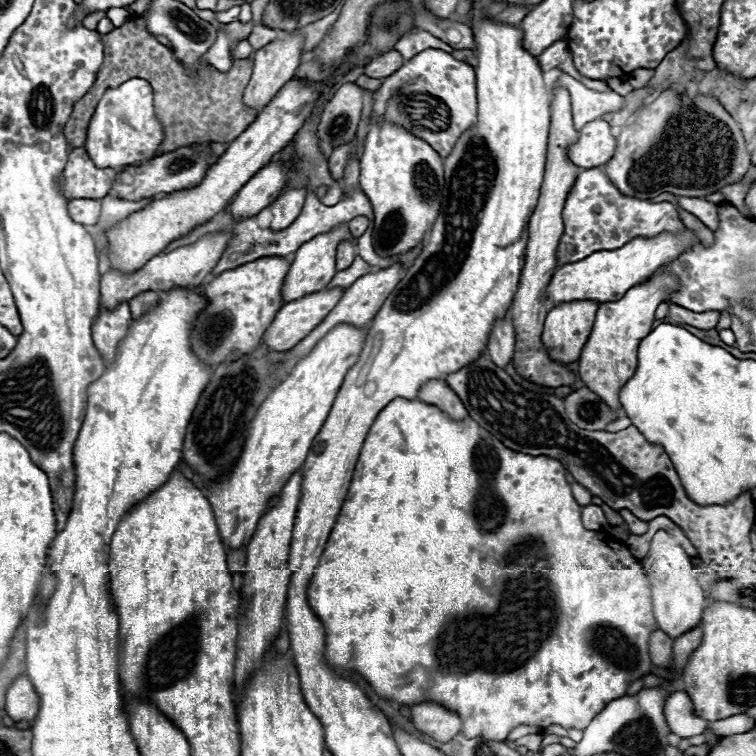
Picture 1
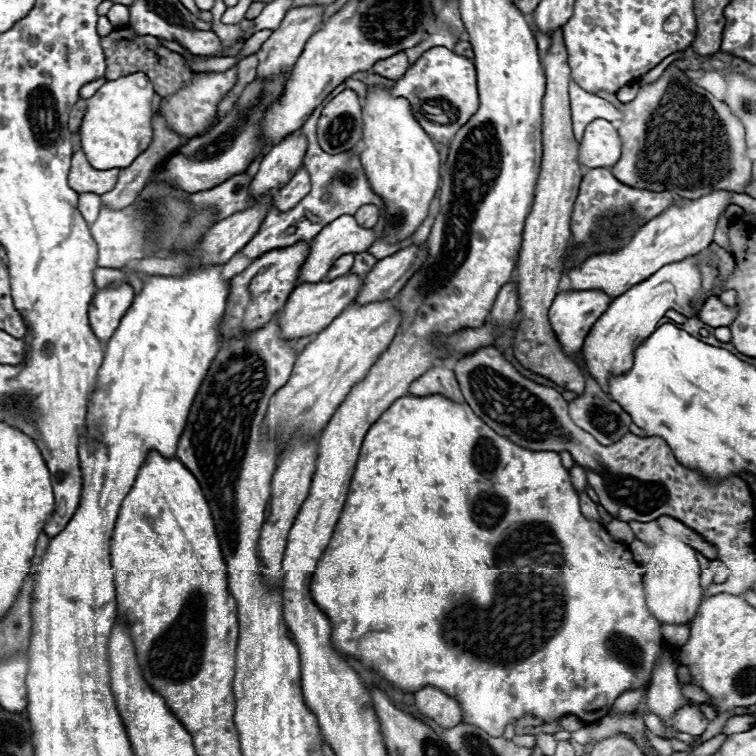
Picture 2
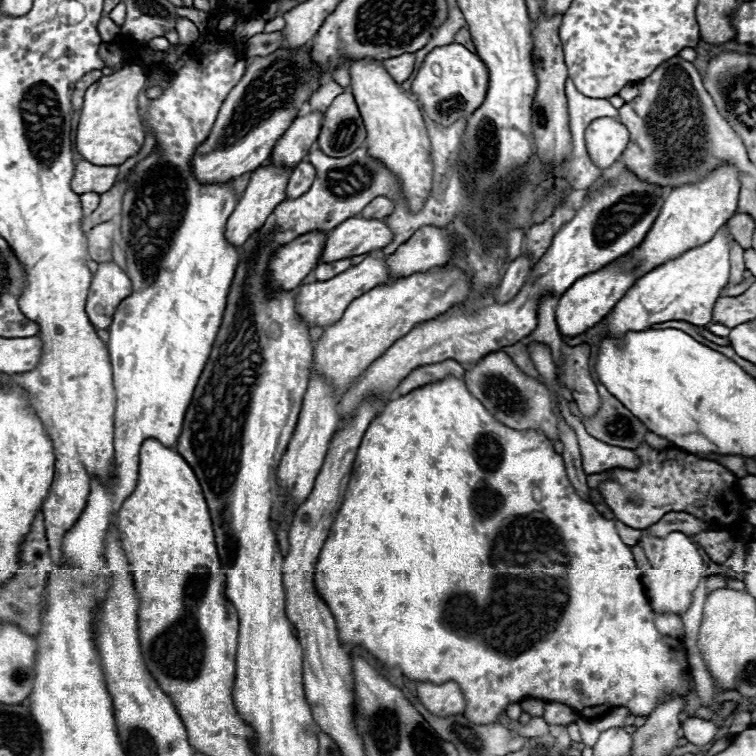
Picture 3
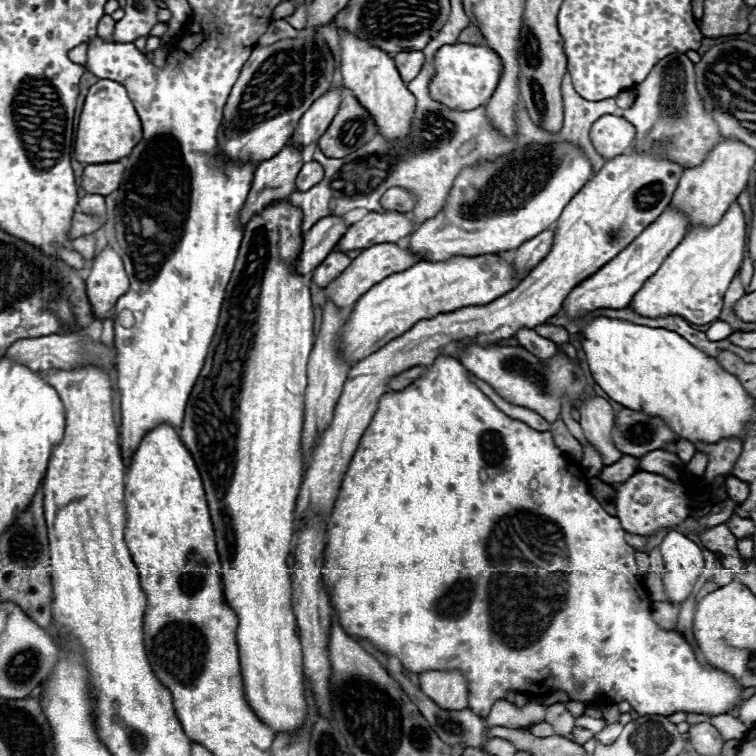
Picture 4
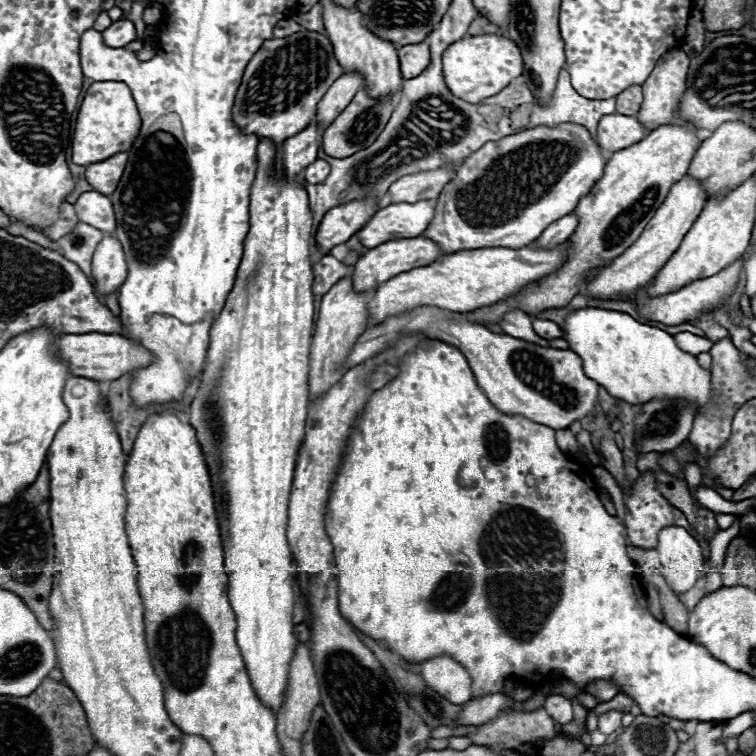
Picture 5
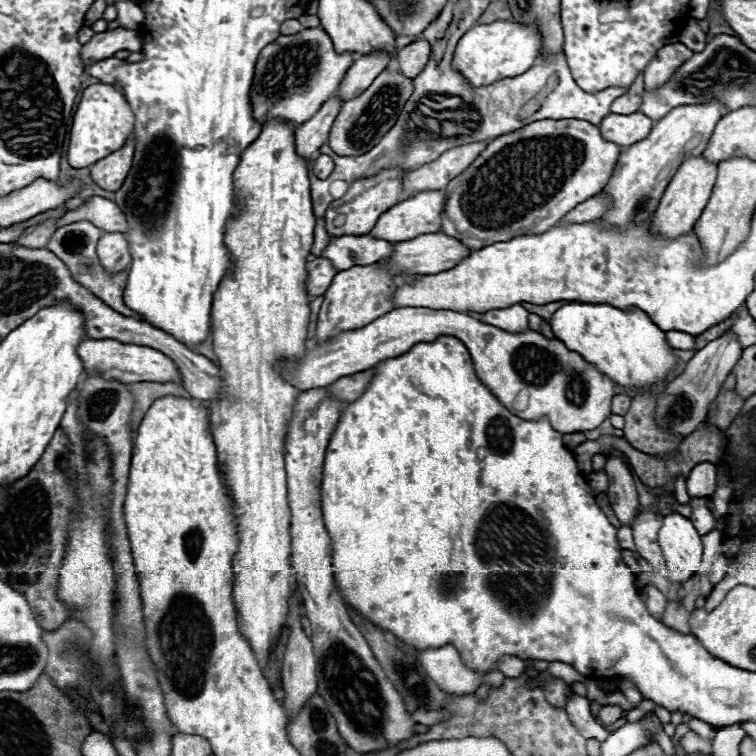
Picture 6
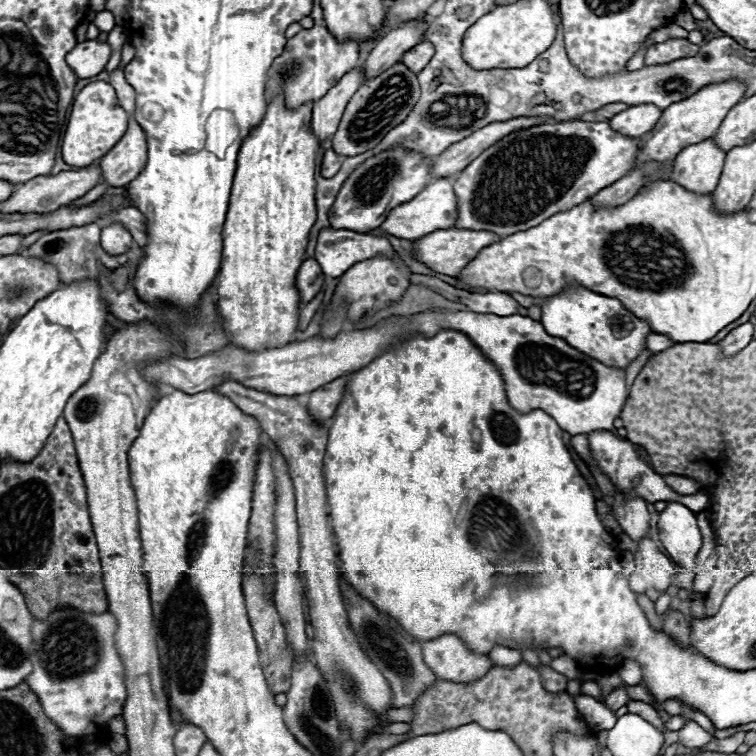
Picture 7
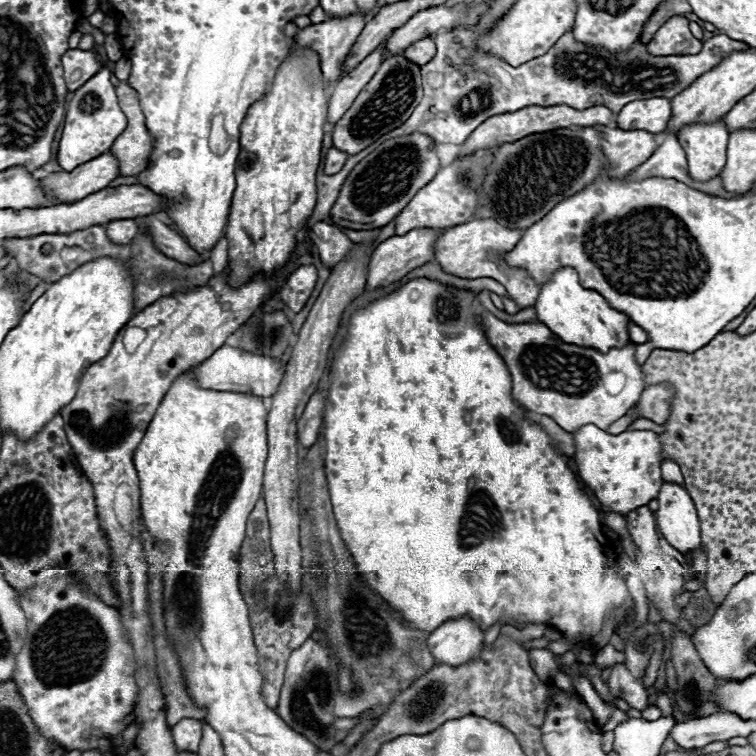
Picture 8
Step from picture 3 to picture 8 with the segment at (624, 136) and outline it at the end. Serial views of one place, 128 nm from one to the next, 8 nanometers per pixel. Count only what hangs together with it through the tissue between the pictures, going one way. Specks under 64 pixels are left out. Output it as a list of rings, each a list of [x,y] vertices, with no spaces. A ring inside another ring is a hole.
[[[648,98],[628,102],[618,112],[618,126],[622,130],[652,130],[658,134],[664,130],[664,122],[670,118],[670,100],[666,98]]]

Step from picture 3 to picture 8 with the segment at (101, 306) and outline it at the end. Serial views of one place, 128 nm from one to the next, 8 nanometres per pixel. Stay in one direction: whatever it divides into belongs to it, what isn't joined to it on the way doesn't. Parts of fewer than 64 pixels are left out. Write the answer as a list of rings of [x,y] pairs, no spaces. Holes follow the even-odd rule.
[[[112,220],[106,224],[106,234],[116,244],[128,244],[136,236],[138,226],[134,220]]]

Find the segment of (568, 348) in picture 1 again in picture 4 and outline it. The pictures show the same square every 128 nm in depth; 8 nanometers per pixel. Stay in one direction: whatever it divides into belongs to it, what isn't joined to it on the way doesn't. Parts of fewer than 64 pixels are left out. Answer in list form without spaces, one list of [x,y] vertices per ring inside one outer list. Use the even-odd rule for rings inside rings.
[[[668,206],[664,210],[664,214],[660,214],[660,218],[656,222],[652,222],[652,226],[648,226],[648,230],[644,230],[616,258],[612,258],[598,272],[594,272],[584,282],[580,282],[566,296],[566,300],[562,304],[562,310],[566,312],[566,316],[570,320],[582,320],[586,314],[590,314],[596,308],[614,308],[614,310],[626,308],[628,302],[632,300],[632,296],[636,294],[636,290],[640,290],[640,286],[660,268],[662,260],[682,242],[682,238],[686,234],[686,226],[688,226],[688,218],[684,218],[684,214],[680,214],[678,210],[672,210]]]

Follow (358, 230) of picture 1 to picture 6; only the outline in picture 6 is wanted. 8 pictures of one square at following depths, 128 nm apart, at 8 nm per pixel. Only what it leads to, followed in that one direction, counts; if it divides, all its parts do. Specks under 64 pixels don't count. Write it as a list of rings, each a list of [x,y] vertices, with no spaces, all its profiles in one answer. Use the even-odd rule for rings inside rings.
[[[490,140],[456,146],[452,150],[446,150],[438,160],[408,172],[402,180],[404,196],[416,196],[424,190],[444,190],[456,174],[460,174],[472,164],[472,158],[476,158],[476,154],[480,154],[480,150],[484,150],[488,142]]]

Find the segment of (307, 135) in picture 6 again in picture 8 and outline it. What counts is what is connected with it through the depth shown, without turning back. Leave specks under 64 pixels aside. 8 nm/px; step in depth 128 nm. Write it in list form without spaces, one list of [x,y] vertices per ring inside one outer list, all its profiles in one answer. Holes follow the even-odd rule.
[[[380,44],[354,70],[350,70],[338,80],[328,100],[328,122],[330,124],[336,124],[344,116],[348,106],[352,106],[352,102],[356,100],[356,94],[360,94],[360,90],[370,82],[372,74],[376,74],[382,60],[384,60],[384,44]]]

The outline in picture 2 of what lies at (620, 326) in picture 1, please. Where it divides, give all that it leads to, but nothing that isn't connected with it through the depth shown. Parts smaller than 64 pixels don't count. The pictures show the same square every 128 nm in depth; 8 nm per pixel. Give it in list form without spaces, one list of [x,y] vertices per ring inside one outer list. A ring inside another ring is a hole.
[[[708,250],[700,252],[698,256],[688,256],[674,264],[666,264],[658,272],[654,272],[650,278],[646,278],[644,282],[632,286],[622,296],[614,298],[610,302],[608,310],[594,322],[592,330],[586,336],[582,354],[584,354],[588,374],[600,384],[600,388],[604,392],[608,392],[608,380],[612,376],[624,374],[632,368],[636,346],[640,346],[640,342],[644,342],[644,338],[648,338],[648,334],[652,334],[652,330],[656,330],[656,324],[664,316],[666,310],[672,308],[672,310],[684,314],[686,318],[692,318],[698,314],[698,310],[702,306],[692,306],[692,300],[702,296],[702,286],[700,286],[702,278],[700,278],[700,272],[696,266],[698,260],[704,260],[708,264],[716,266],[716,258]]]

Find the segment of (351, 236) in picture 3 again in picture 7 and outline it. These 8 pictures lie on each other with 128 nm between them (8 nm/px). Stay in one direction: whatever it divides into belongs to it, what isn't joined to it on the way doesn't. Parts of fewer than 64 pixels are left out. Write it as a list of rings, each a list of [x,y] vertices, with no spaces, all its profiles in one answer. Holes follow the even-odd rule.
[[[440,178],[428,184],[412,200],[392,208],[380,230],[396,238],[416,240],[422,238],[424,234],[430,234],[432,230],[446,230],[448,226],[452,226],[452,222],[456,222],[456,196],[452,192],[452,178]]]

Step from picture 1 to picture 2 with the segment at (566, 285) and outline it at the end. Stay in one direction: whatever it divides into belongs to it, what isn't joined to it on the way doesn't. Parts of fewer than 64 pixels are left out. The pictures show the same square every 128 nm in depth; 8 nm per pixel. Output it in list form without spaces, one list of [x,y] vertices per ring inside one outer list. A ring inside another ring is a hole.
[[[716,190],[704,198],[686,200],[682,206],[670,206],[664,214],[660,214],[660,218],[654,218],[652,222],[644,224],[624,248],[612,254],[594,254],[582,264],[566,270],[566,276],[570,278],[568,290],[602,290],[604,294],[616,298],[624,294],[624,290],[636,286],[636,282],[642,282],[644,278],[652,276],[656,270],[660,270],[660,266],[680,262],[686,256],[704,252],[712,242],[718,216],[730,204],[728,200],[728,190]]]

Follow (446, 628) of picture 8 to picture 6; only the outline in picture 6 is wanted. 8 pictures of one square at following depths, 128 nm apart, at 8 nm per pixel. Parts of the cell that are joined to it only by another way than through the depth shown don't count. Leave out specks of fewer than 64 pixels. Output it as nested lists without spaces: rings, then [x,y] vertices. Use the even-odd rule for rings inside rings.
[[[454,646],[428,648],[420,652],[420,664],[426,668],[428,676],[444,690],[454,696],[474,694],[480,684],[488,684],[492,688],[500,688],[504,684],[504,674],[492,670],[490,674],[478,674],[466,668],[460,660],[460,654]]]

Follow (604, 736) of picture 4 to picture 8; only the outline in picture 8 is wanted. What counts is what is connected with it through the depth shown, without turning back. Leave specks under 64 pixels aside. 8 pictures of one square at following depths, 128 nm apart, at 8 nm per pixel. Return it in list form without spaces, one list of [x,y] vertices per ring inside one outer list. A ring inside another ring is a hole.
[[[622,664],[612,666],[612,676],[608,680],[608,688],[616,698],[622,698],[628,702],[628,706],[636,710],[644,710],[648,706],[646,690],[640,680],[636,680]]]

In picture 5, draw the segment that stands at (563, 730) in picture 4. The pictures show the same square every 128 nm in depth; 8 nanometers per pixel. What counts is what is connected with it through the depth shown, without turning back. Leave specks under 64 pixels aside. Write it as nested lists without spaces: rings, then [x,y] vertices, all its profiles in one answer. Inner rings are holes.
[[[548,696],[546,704],[544,704],[546,712],[550,714],[550,718],[558,724],[570,724],[574,720],[574,712],[572,712],[572,704],[568,698],[564,696]]]

